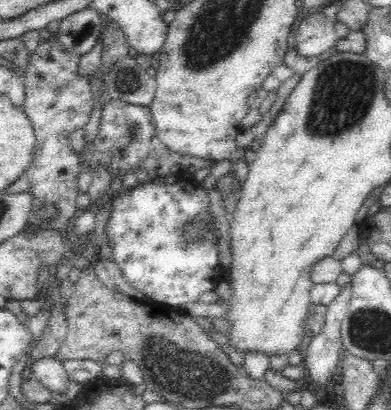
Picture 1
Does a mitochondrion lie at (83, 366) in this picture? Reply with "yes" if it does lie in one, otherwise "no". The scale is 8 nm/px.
no

